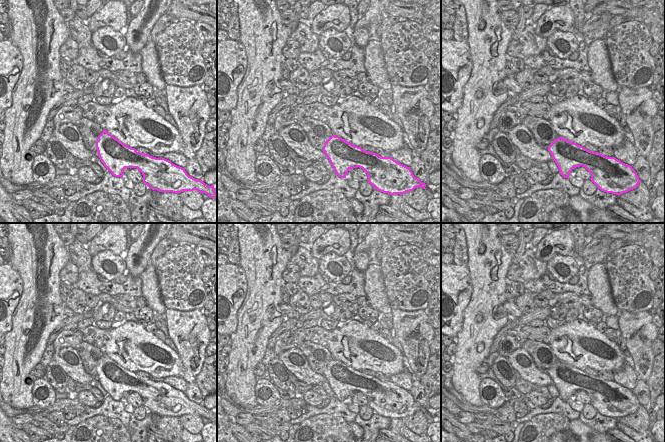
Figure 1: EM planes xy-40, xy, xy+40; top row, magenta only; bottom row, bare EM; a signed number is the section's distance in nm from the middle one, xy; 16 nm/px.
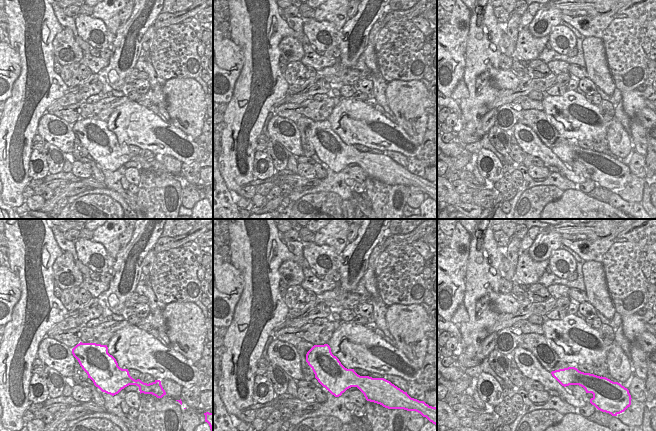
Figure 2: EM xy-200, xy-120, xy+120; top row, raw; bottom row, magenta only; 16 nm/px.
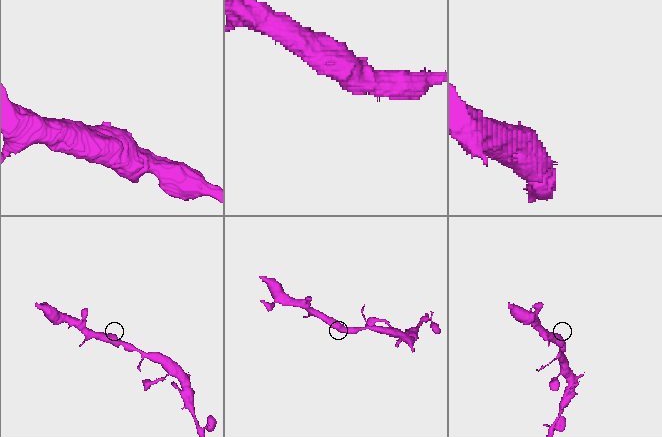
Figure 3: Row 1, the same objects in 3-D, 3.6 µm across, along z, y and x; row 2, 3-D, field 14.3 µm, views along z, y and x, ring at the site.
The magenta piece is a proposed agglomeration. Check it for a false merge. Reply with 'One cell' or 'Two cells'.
One cell.

